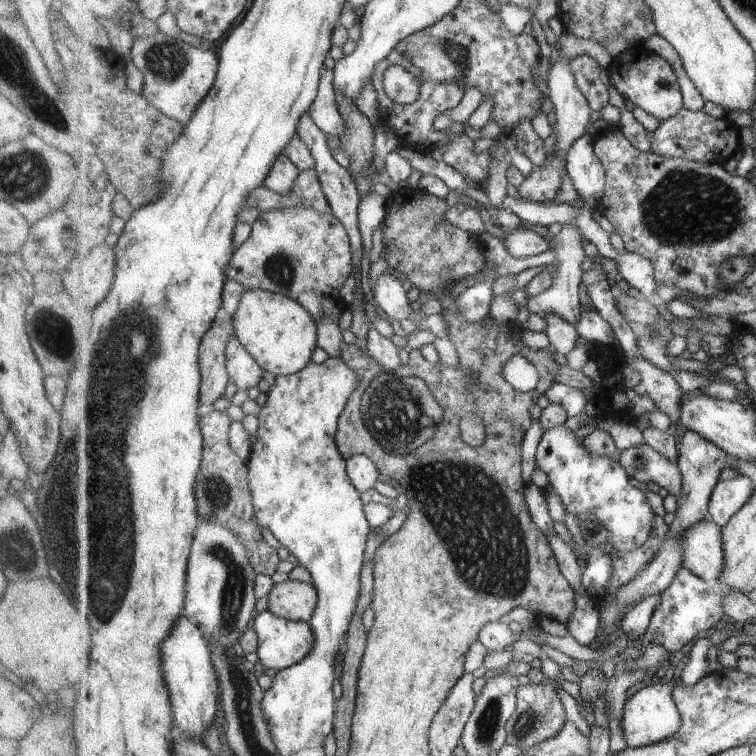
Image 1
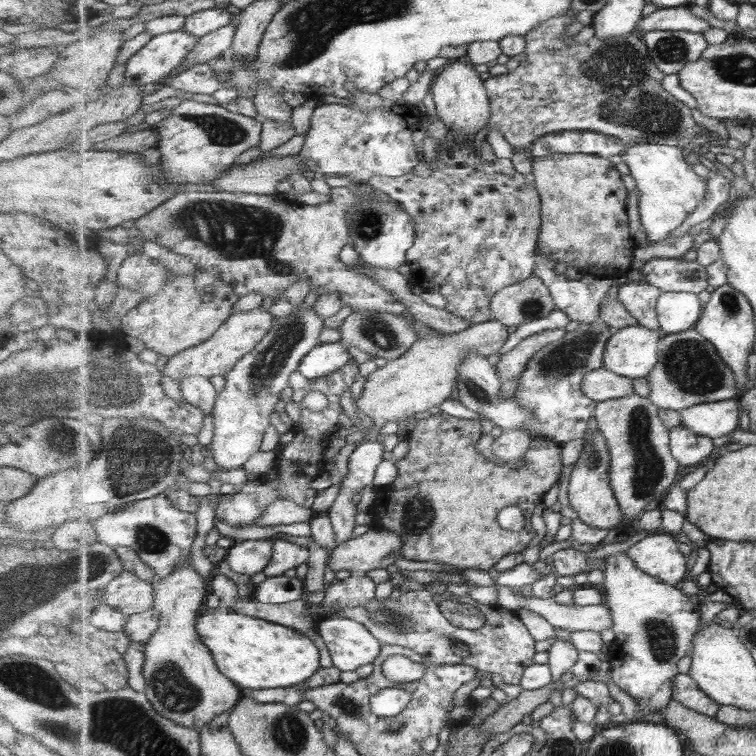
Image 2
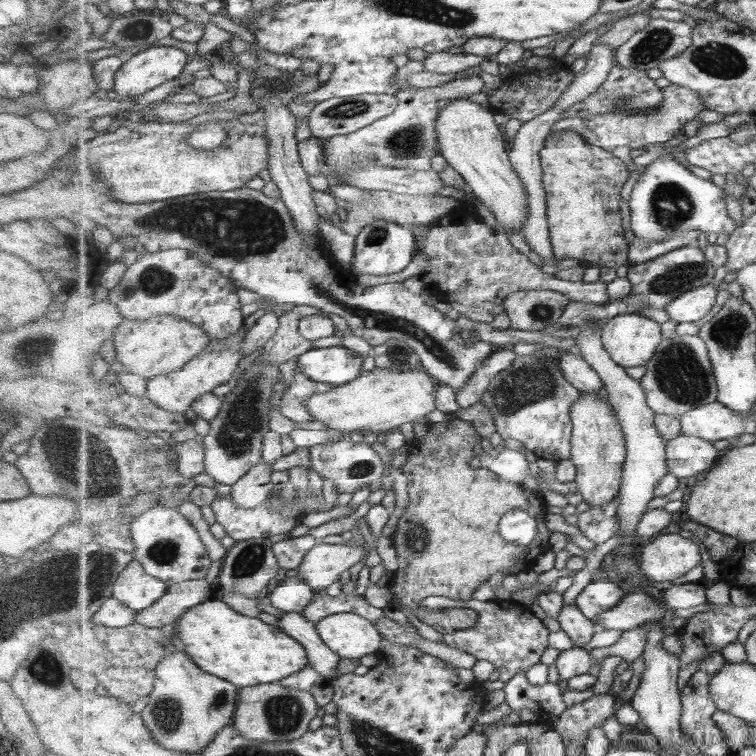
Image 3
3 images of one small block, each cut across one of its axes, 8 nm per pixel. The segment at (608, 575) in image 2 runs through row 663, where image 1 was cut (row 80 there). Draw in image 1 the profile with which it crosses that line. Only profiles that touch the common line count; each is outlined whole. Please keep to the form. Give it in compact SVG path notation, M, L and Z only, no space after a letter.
M643 45L634 46L613 59L607 67L607 74L612 86L625 99L661 121L677 116L683 108L683 94L671 61L665 60L654 50L647 50Z

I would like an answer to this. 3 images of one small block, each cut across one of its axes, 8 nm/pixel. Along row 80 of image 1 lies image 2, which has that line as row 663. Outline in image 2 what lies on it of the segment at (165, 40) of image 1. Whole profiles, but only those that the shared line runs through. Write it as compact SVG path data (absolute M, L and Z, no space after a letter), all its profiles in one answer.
M189 555L187 565L179 567L173 575L169 575L159 582L153 582L156 590L154 607L161 613L161 622L157 632L145 645L146 662L144 663L143 674L148 682L145 694L159 714L162 714L165 718L170 718L173 722L178 722L181 726L200 730L211 724L220 714L231 712L242 701L245 690L242 690L233 680L227 678L223 672L219 672L214 656L197 630L197 617L201 608L203 608L205 595L207 596L210 591L209 579L201 578L195 572L195 568L191 566L190 561L191 555Z

